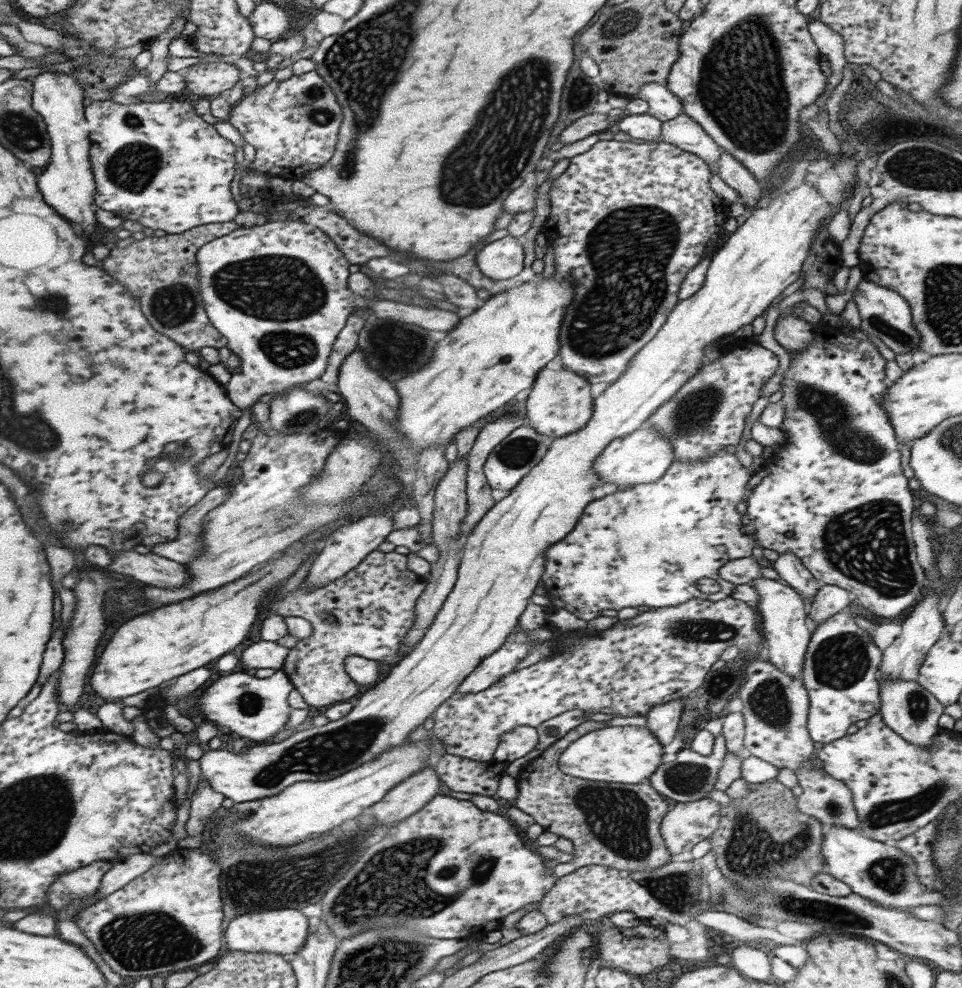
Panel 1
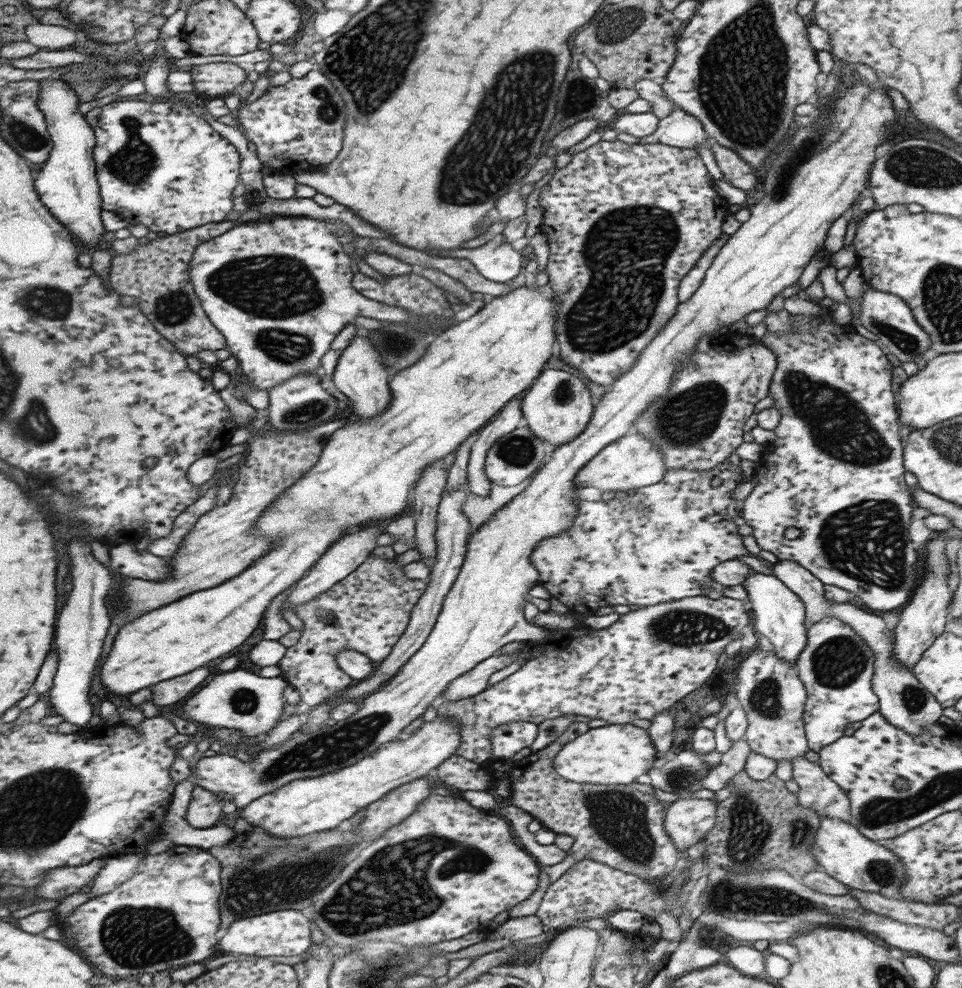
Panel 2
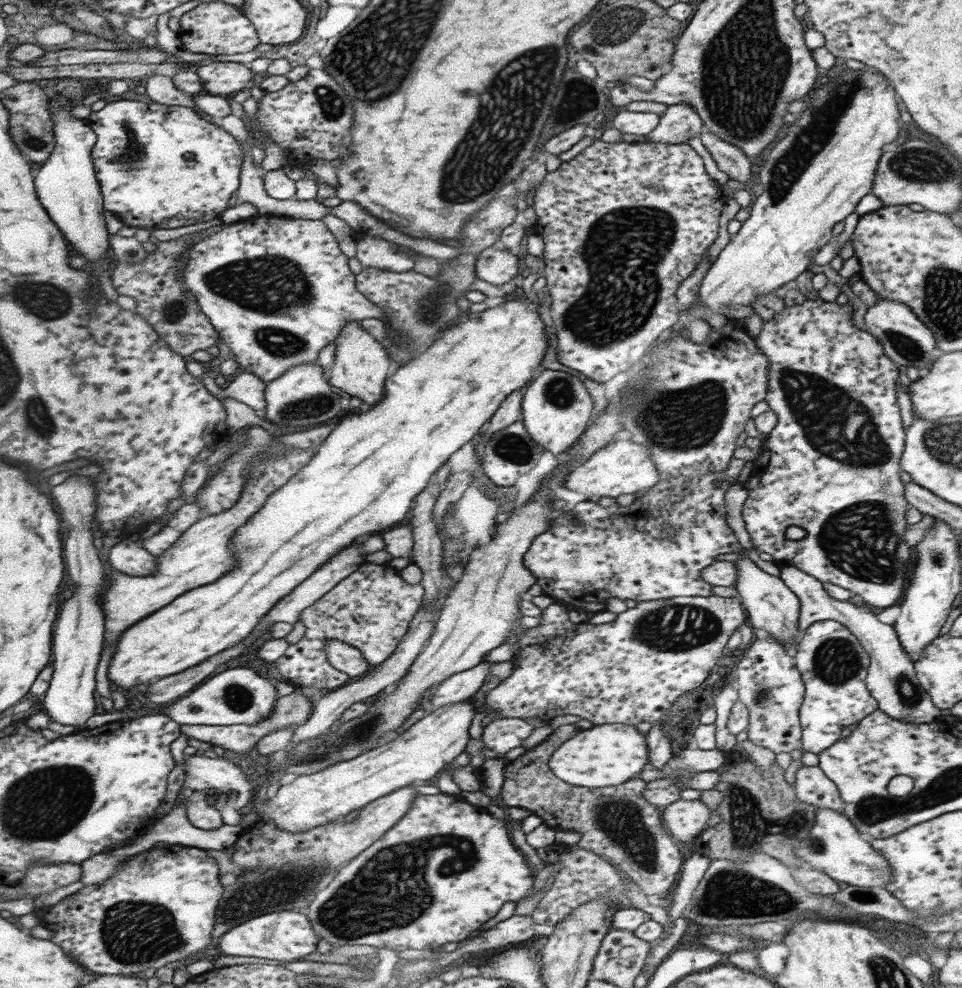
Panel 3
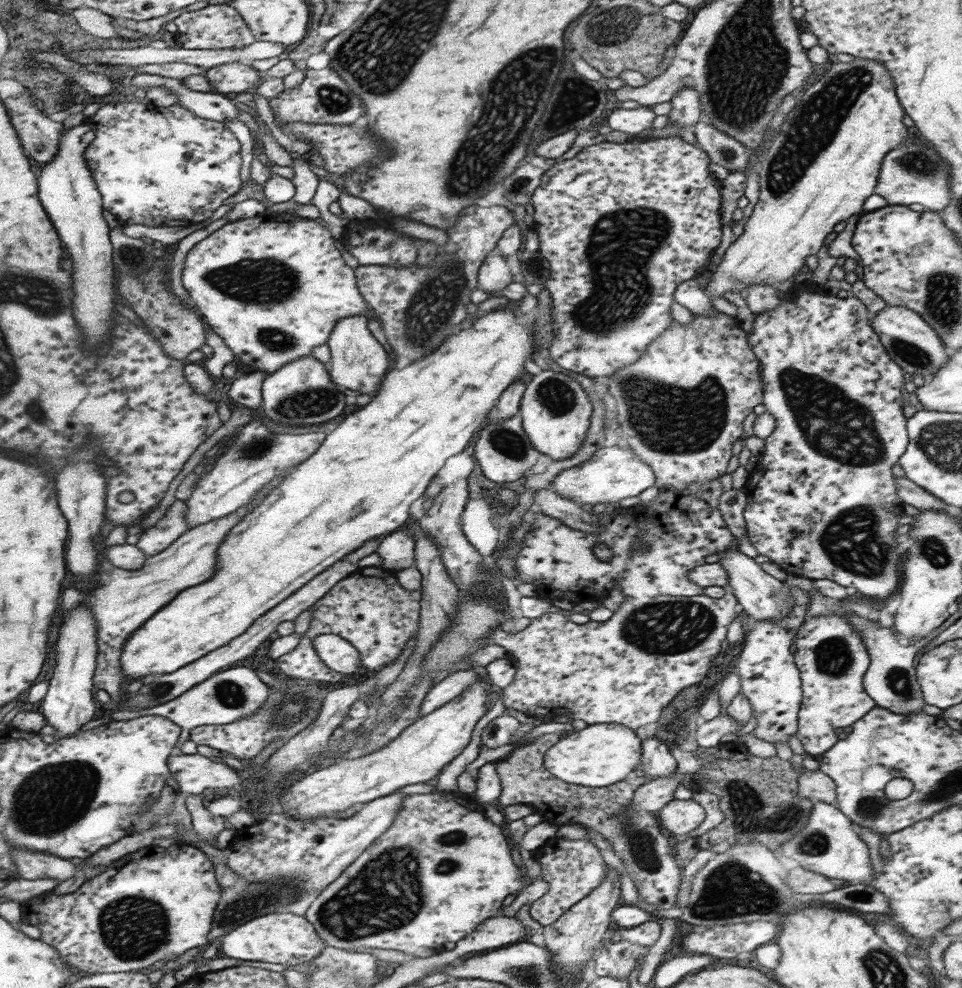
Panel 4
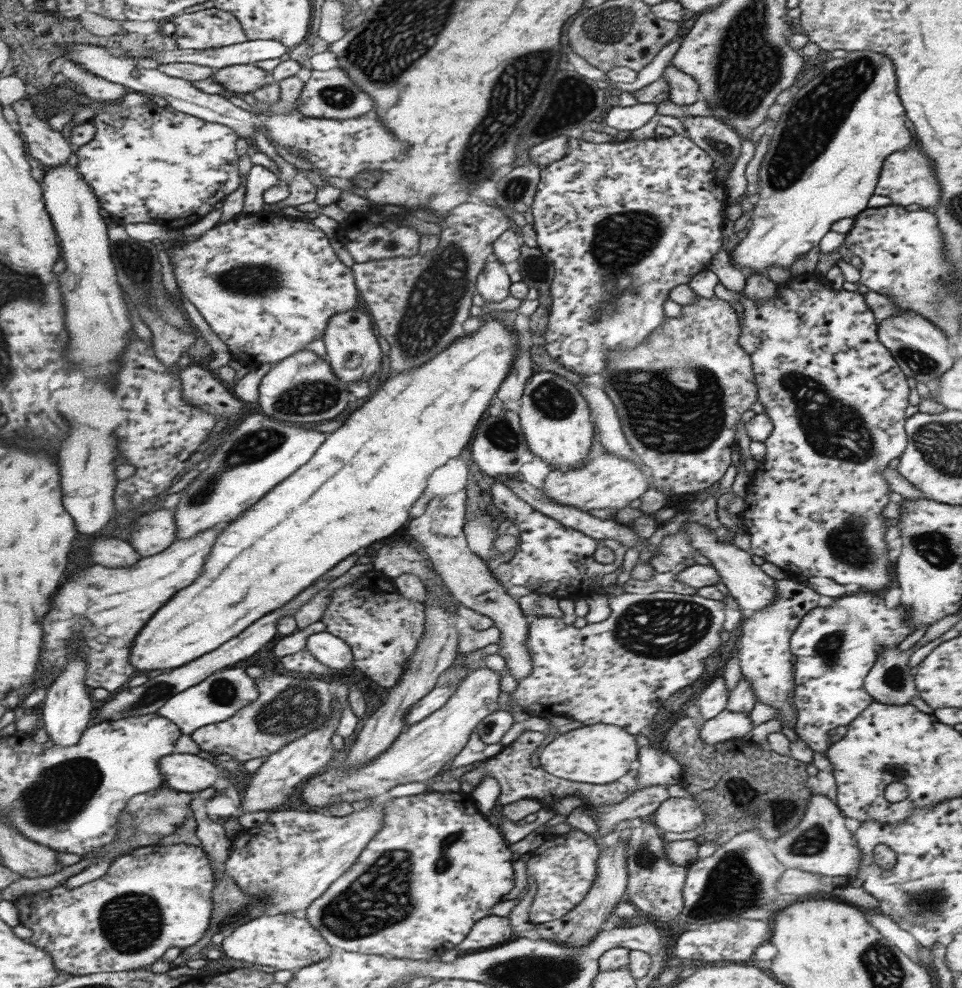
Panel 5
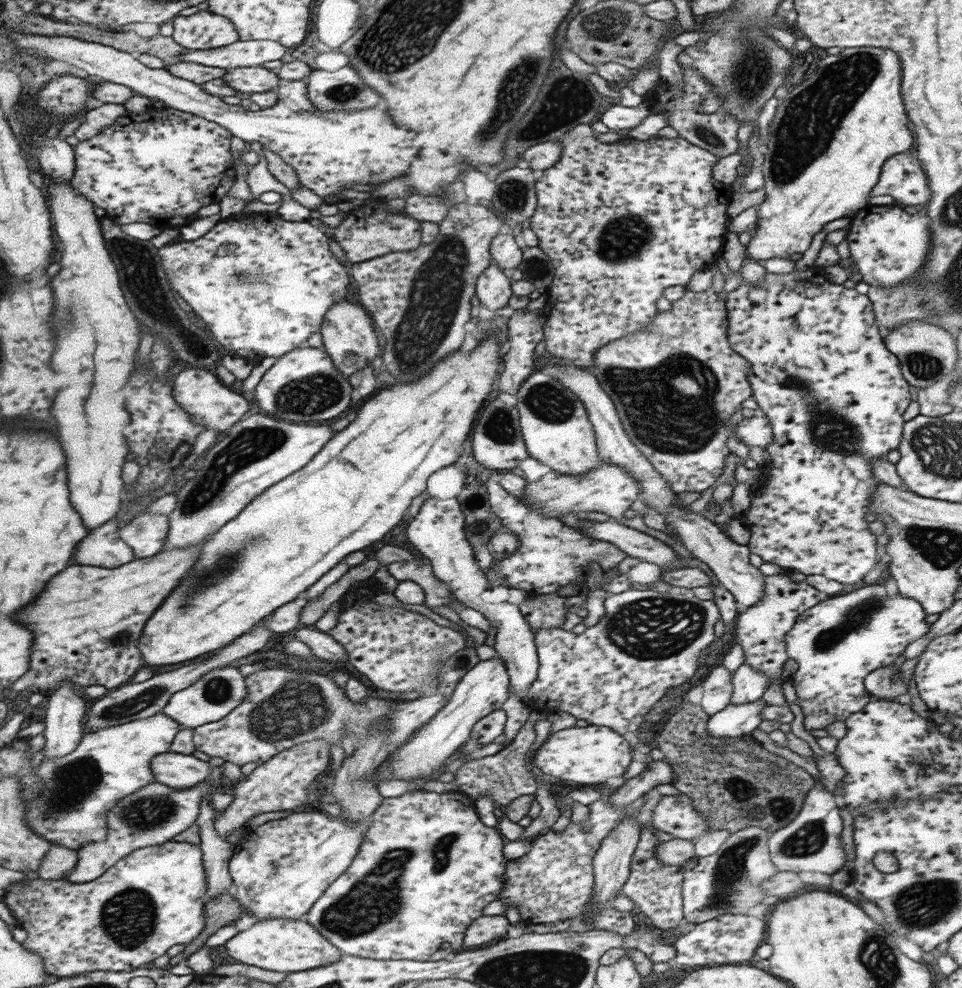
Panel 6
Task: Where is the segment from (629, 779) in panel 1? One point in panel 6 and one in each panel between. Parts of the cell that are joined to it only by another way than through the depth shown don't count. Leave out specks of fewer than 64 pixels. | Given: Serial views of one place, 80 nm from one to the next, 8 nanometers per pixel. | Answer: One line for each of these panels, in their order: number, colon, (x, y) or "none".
2: (615, 753)
3: (603, 755)
4: (597, 755)
5: (597, 754)
6: (589, 755)

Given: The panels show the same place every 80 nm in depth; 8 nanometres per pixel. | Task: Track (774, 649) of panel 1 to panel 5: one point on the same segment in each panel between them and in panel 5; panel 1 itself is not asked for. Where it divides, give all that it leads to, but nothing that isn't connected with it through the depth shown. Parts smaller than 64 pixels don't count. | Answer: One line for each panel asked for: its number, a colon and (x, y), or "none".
2: (778, 614)
3: (770, 606)
4: (757, 594)
5: (752, 590)

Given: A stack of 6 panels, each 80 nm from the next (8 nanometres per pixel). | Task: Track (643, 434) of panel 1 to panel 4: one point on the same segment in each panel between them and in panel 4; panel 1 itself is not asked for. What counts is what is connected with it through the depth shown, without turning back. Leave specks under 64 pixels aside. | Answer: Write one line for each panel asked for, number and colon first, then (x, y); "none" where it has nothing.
2: (630, 462)
3: (624, 467)
4: (612, 473)

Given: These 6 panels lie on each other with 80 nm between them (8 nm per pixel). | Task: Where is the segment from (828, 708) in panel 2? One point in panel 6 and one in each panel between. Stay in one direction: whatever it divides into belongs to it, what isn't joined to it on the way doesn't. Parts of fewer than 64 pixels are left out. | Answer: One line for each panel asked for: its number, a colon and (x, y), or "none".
3: (832, 664)
4: (831, 659)
5: (836, 645)
6: (835, 643)

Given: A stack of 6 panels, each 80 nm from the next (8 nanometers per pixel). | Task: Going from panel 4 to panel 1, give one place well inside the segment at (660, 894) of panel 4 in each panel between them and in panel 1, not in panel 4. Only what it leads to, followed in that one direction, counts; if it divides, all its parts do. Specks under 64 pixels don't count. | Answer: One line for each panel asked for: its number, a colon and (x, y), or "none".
1: (612, 824)
2: (620, 825)
3: (616, 823)

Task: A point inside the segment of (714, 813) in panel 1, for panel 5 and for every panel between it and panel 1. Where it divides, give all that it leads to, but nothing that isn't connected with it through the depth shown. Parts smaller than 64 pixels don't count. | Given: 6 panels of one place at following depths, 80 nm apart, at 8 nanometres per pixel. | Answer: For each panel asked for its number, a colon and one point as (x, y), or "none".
2: (686, 821)
3: (683, 819)
4: (679, 817)
5: (674, 814)

